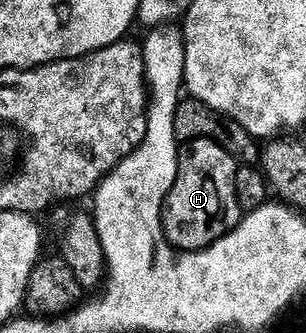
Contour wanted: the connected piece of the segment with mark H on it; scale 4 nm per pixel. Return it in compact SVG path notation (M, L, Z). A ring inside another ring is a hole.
M192 140L180 149L177 170L168 185L169 193L164 193L161 210L161 228L174 248L181 252L202 252L236 230L243 219L235 198L238 167L233 155L213 140Z

